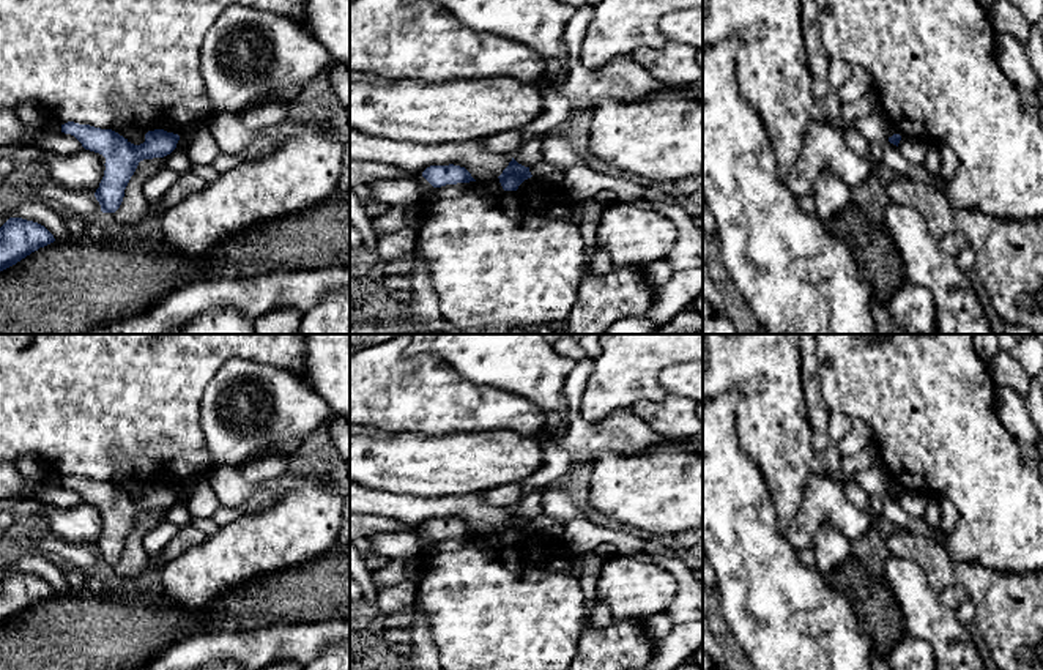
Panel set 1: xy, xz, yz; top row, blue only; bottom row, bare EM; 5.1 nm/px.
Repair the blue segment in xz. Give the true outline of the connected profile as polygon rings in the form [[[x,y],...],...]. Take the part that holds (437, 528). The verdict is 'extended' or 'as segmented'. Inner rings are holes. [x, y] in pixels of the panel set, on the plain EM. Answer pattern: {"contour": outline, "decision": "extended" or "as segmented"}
{"contour": [[[430,519],[422,525],[422,530],[433,539],[441,541],[446,538],[476,534],[471,527],[460,519]]], "decision": "as segmented"}

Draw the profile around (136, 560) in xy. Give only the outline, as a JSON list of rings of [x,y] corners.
[[[167,509],[143,512],[139,516],[134,528],[131,530],[120,561],[112,569],[126,579],[142,575],[151,566],[151,555],[143,547],[143,536],[158,523],[167,519]]]

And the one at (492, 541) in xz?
[[[484,531],[474,534],[474,544],[484,550],[501,550],[504,542],[499,536],[499,531]]]

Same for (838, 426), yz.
[[[829,413],[827,432],[833,445],[840,443],[851,430],[852,419],[843,413]]]

